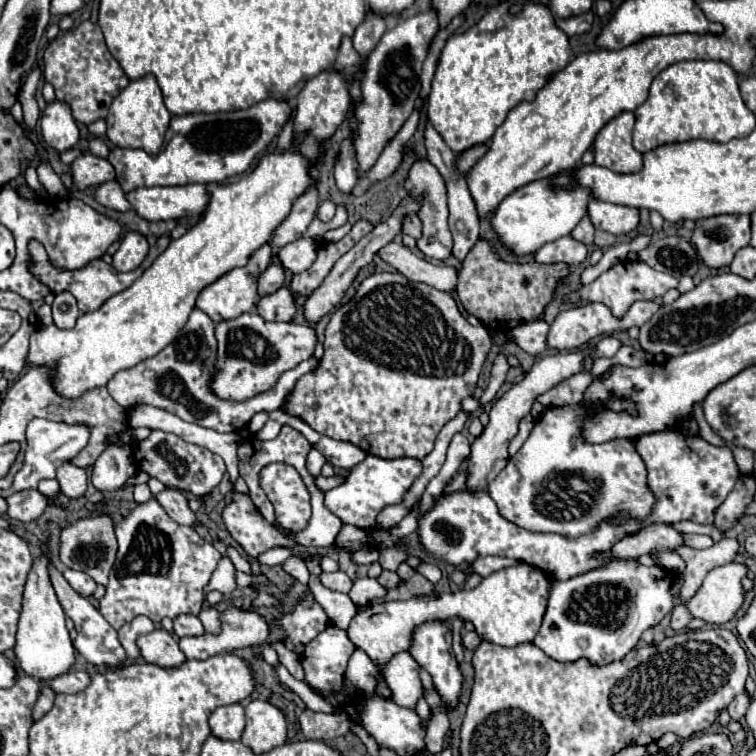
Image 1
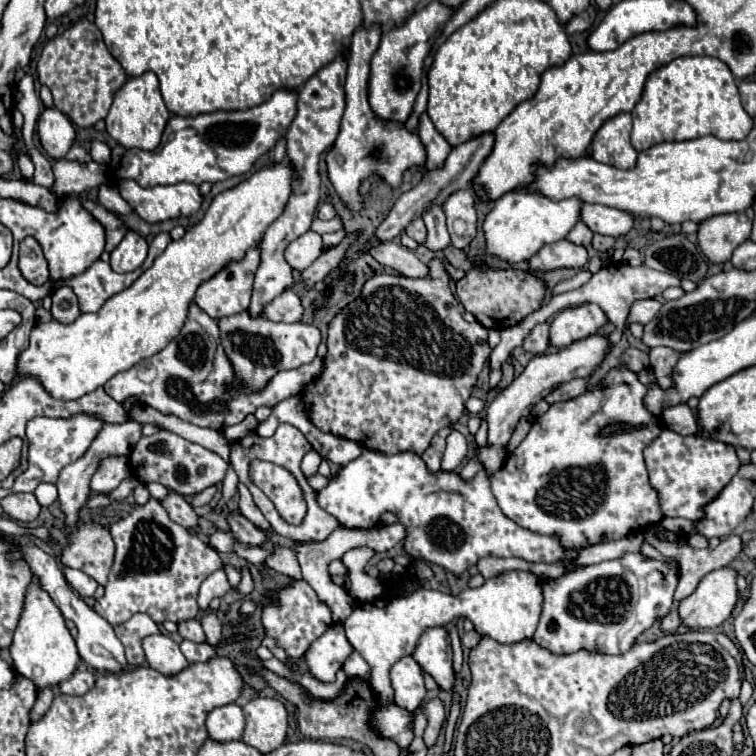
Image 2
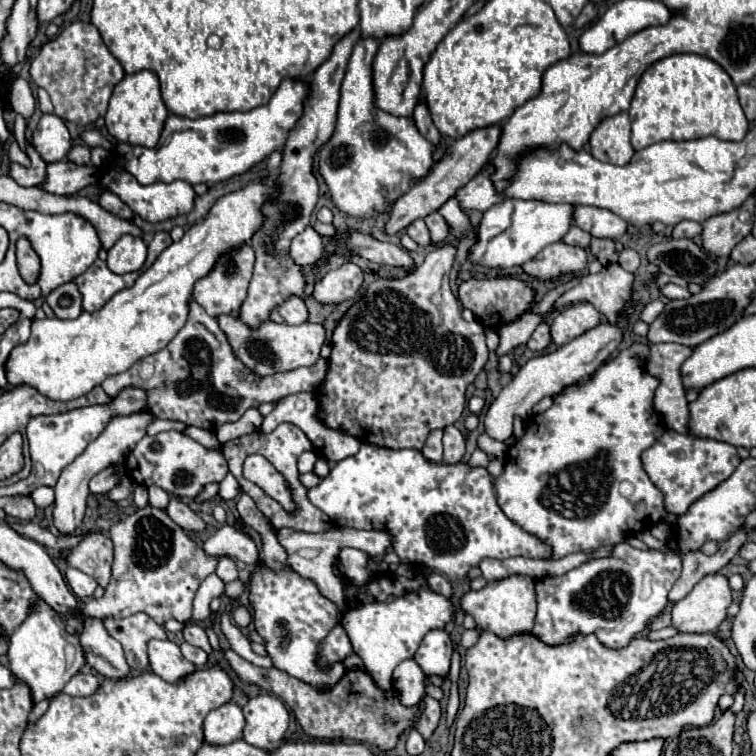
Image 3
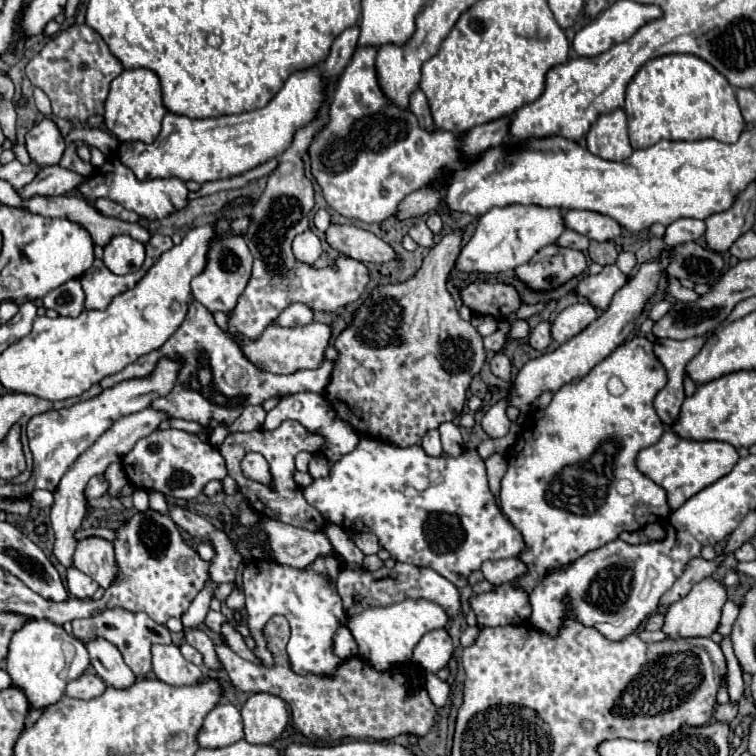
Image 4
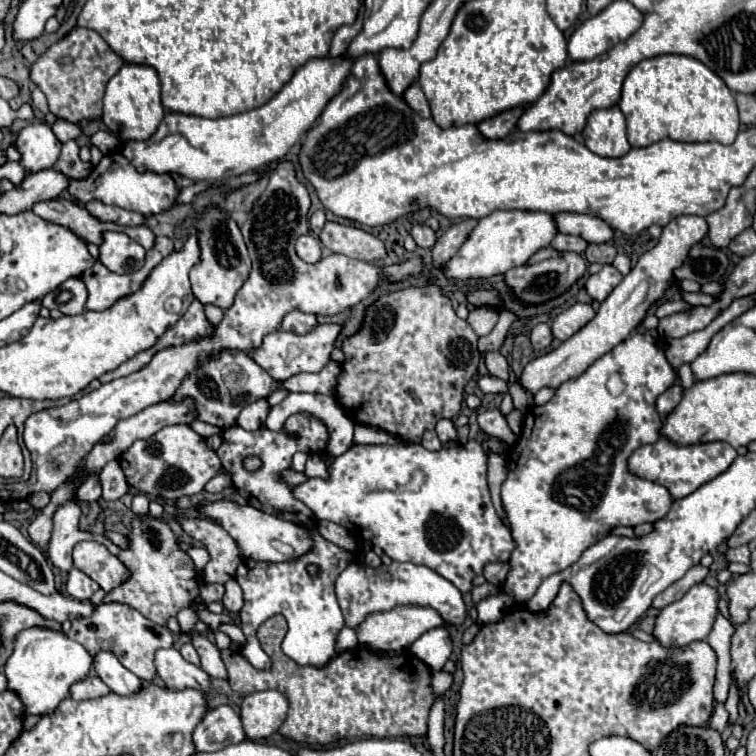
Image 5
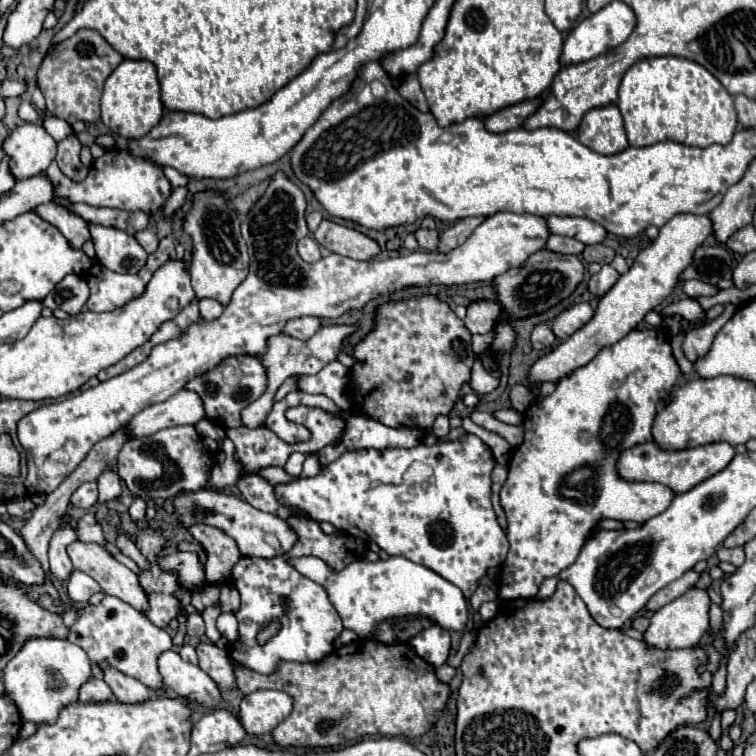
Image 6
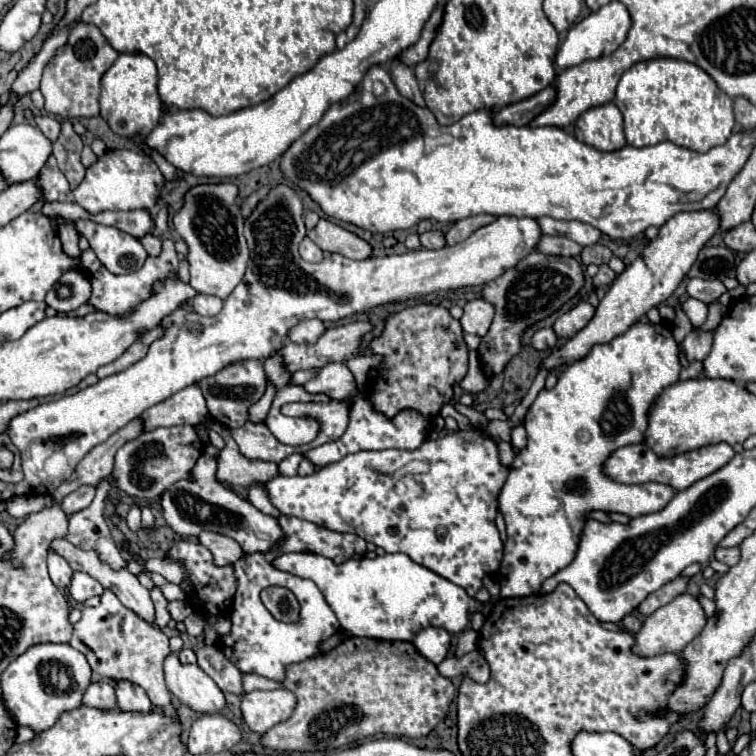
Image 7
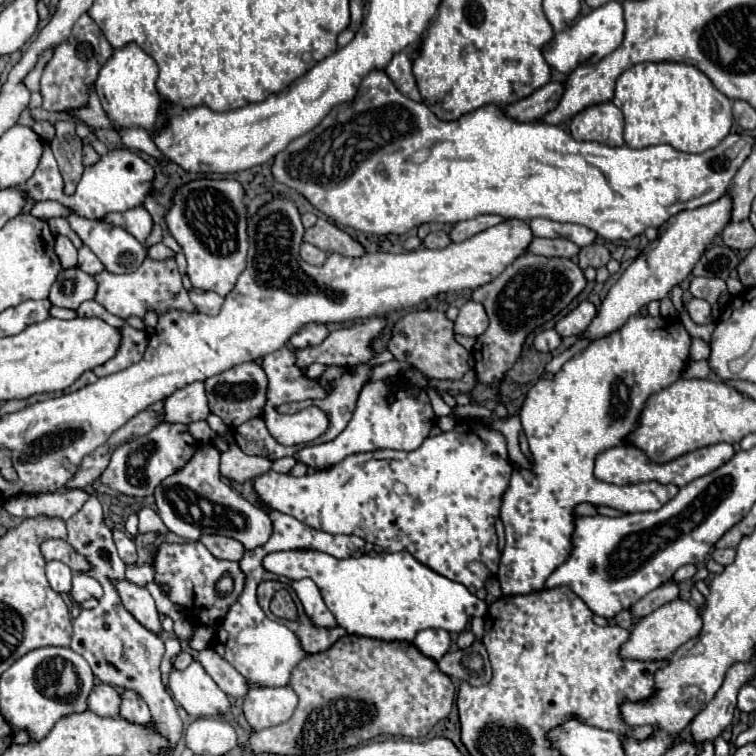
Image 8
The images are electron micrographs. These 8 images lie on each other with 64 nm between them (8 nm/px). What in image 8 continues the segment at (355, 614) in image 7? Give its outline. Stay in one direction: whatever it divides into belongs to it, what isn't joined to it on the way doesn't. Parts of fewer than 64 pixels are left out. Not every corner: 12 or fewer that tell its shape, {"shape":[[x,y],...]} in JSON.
{"shape":[[408,552],[268,554],[348,634],[462,632],[486,602]]}

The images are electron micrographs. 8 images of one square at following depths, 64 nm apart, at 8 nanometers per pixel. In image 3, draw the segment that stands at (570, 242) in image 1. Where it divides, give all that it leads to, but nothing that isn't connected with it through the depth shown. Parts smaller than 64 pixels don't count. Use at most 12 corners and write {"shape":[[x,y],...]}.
{"shape":[[554,242],[522,268],[550,280],[586,268],[580,246]]}

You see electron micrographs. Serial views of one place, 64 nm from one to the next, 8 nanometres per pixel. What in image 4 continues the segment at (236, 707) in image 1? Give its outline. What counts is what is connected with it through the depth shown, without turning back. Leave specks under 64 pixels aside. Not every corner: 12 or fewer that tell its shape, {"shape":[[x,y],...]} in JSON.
{"shape":[[218,704],[198,734],[202,748],[244,738],[234,704]]}

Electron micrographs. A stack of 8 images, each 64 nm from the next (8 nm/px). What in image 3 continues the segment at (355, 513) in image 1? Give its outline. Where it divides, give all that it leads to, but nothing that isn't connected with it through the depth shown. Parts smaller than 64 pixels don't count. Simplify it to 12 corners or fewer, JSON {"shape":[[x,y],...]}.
{"shape":[[364,442],[308,498],[456,582],[552,558],[486,468]]}

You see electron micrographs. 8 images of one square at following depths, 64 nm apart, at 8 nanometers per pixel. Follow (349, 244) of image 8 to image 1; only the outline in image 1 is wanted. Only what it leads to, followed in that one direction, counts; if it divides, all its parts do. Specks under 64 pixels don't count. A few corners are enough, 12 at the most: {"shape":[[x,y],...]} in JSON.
{"shape":[[404,244],[380,252],[412,282],[454,292],[458,270],[418,258]]}

